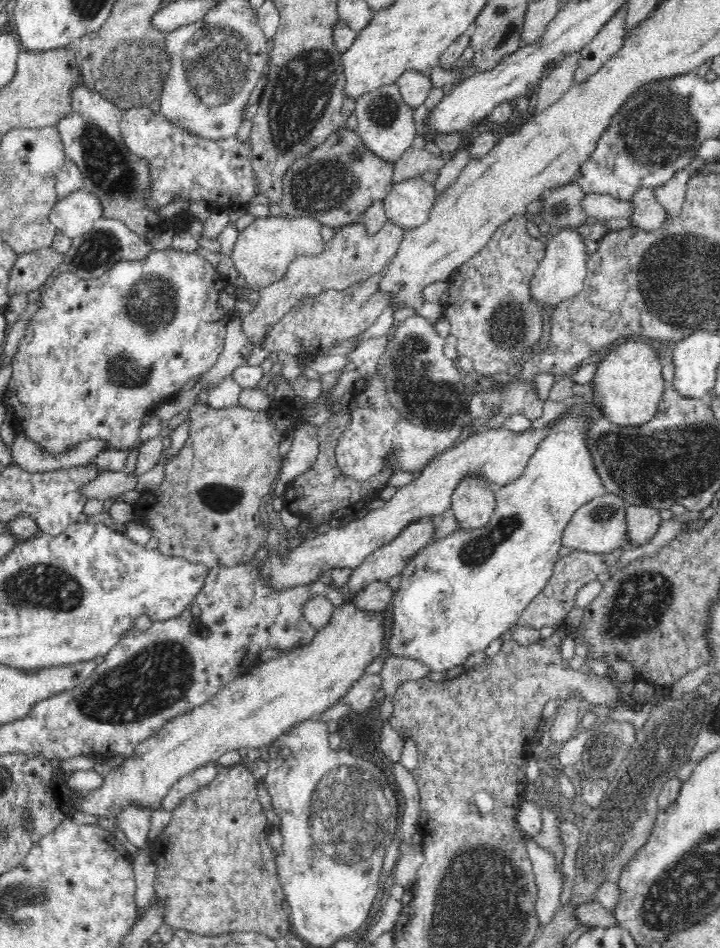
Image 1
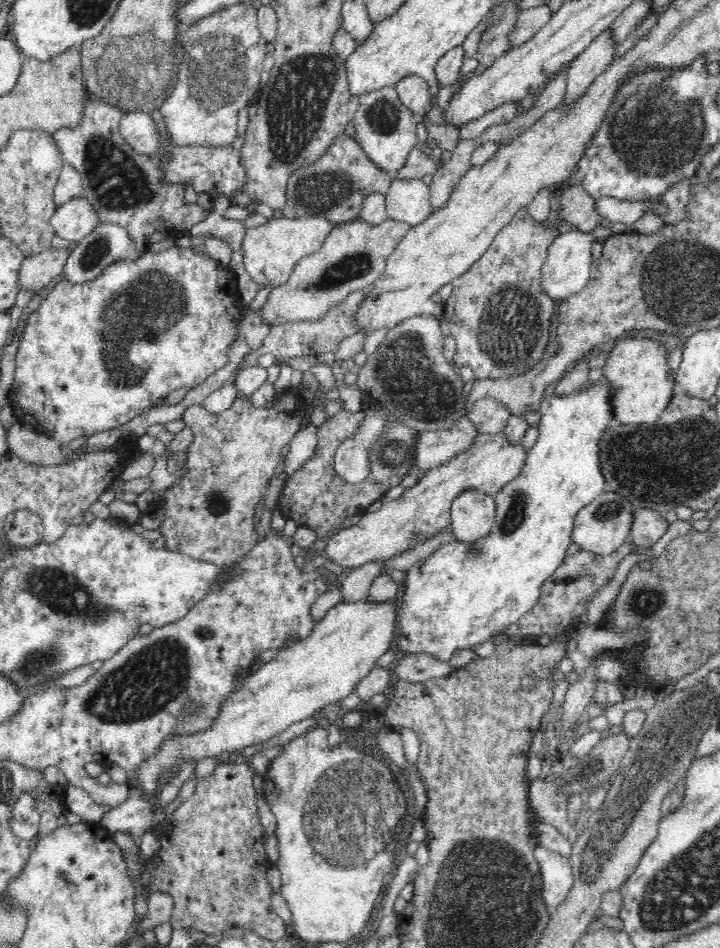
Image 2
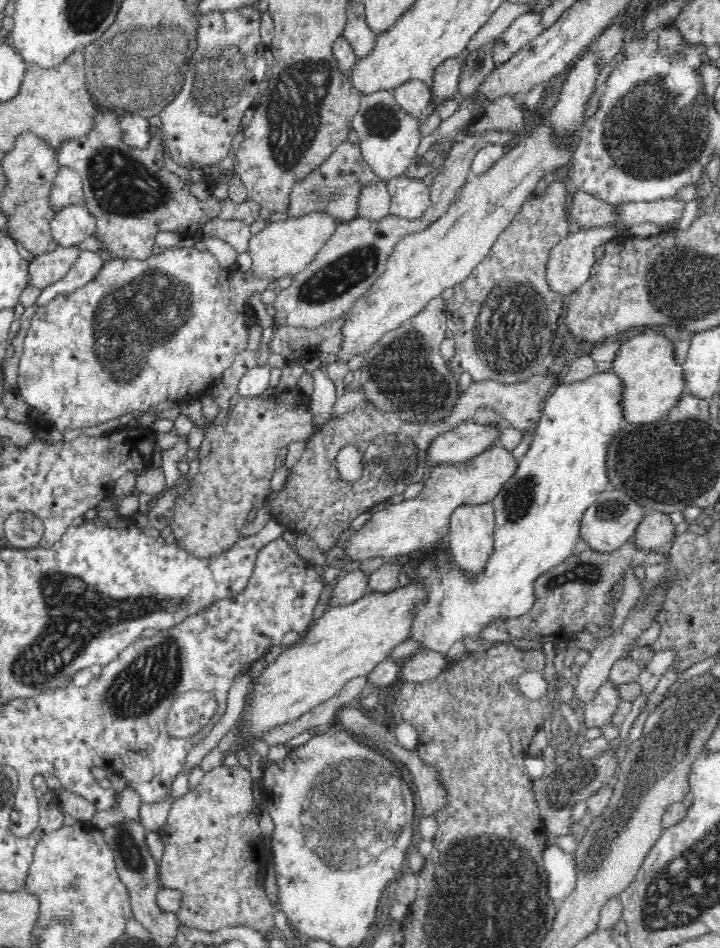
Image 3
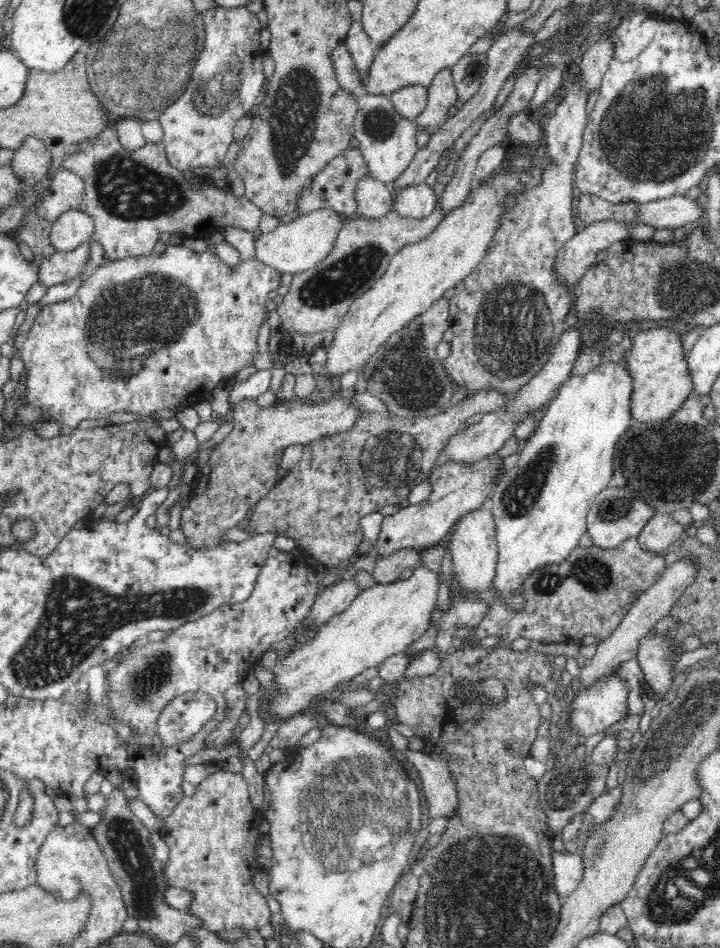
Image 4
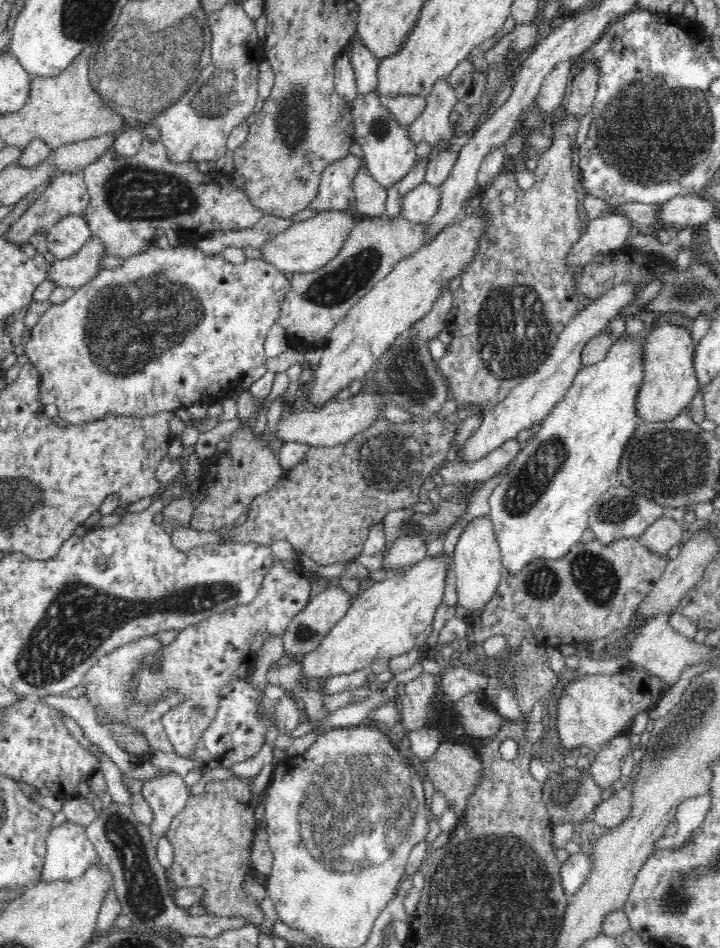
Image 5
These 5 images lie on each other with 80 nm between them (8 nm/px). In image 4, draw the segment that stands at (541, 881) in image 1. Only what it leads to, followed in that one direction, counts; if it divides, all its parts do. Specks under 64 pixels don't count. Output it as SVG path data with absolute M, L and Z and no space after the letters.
M549 852L550 866L553 872L553 887L556 896L567 897L576 890L583 877L583 864L576 852Z

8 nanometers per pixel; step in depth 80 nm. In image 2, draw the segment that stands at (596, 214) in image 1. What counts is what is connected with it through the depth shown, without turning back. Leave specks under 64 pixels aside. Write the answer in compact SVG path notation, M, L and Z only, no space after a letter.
M603 196L593 200L593 207L598 216L605 219L609 225L621 222L626 225L641 217L646 211L656 211L662 216L666 216L667 210L663 204L645 204L642 201L627 201L610 196Z

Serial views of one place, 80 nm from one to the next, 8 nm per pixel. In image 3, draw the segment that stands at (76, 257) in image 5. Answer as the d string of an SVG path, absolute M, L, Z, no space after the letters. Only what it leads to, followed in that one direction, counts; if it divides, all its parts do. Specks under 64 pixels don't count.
M58 244L55 250L46 251L28 261L28 287L46 289L46 286L55 284L70 268L79 252L78 246L63 247Z

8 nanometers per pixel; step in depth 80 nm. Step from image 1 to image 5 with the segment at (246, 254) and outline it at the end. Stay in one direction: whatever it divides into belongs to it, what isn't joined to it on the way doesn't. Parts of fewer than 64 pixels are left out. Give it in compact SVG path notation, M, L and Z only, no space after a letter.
M319 211L312 218L294 222L283 231L278 231L272 238L266 239L259 246L260 254L264 261L280 272L314 272L340 250L346 233L359 218L355 212Z

